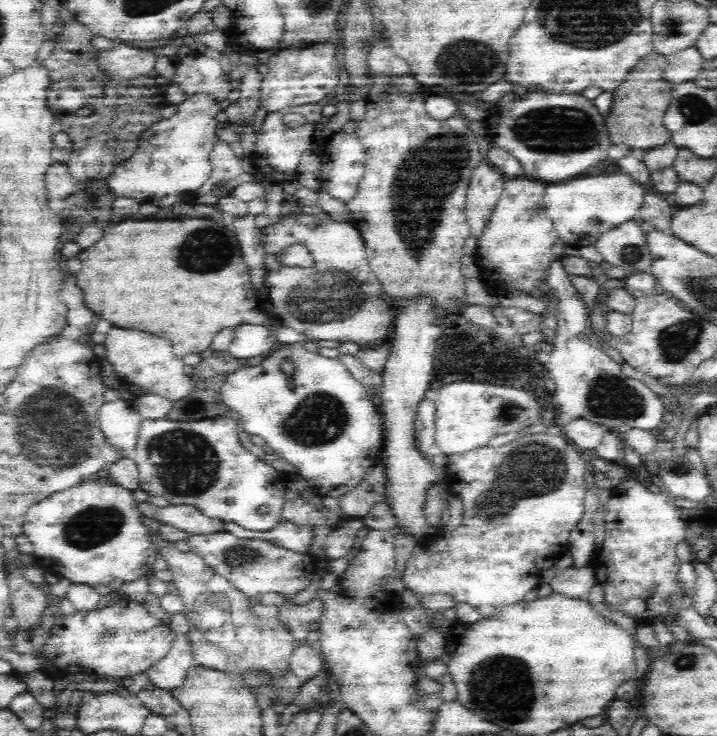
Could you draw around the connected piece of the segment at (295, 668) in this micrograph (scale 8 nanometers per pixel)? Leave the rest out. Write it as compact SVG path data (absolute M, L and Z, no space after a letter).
M305 640L298 642L290 659L289 670L301 683L325 668L325 660L318 643L308 644Z

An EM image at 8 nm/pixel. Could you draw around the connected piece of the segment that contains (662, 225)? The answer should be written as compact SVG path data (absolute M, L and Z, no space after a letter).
M646 188L642 194L642 204L640 204L637 219L647 226L668 231L672 216L671 204L668 197L648 191Z

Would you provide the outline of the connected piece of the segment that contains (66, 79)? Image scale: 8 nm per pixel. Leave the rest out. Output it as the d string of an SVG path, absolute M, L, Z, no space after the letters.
M62 7L58 10L58 16L56 23L60 24L61 32L54 35L55 44L53 52L44 62L44 67L48 72L49 88L47 92L47 105L51 112L56 112L53 116L60 118L60 128L68 134L72 134L72 126L78 126L74 124L78 114L74 112L80 112L82 106L86 104L86 98L102 98L106 96L106 88L112 86L116 88L116 94L118 96L140 96L140 100L144 102L144 92L150 92L150 78L146 74L132 77L117 76L116 73L110 73L110 69L106 69L106 66L101 62L101 50L92 46L92 38L95 34L81 22L78 22L70 12L62 10Z

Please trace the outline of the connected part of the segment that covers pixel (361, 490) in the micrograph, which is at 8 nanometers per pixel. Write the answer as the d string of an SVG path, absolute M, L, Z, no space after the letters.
M381 463L375 464L366 473L365 479L353 491L340 498L339 513L344 519L366 516L374 506L387 498L387 474Z

